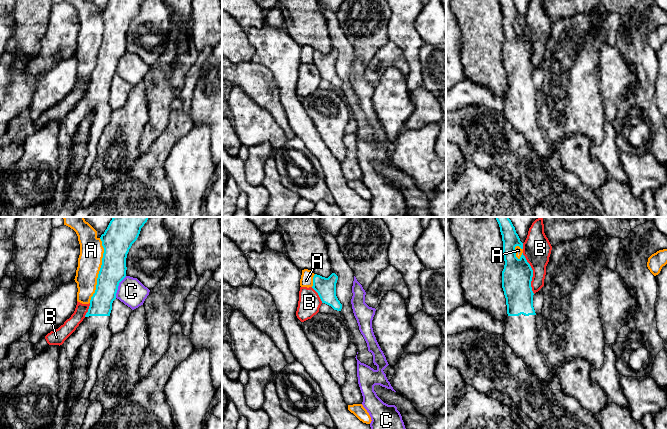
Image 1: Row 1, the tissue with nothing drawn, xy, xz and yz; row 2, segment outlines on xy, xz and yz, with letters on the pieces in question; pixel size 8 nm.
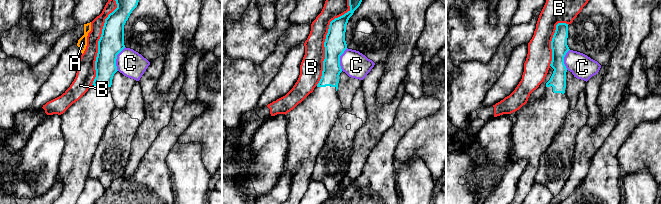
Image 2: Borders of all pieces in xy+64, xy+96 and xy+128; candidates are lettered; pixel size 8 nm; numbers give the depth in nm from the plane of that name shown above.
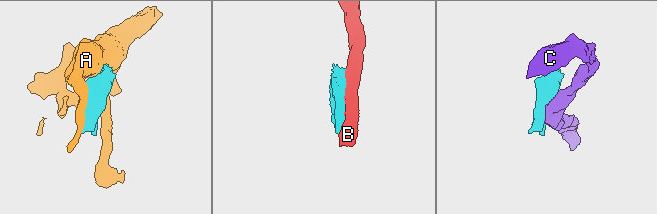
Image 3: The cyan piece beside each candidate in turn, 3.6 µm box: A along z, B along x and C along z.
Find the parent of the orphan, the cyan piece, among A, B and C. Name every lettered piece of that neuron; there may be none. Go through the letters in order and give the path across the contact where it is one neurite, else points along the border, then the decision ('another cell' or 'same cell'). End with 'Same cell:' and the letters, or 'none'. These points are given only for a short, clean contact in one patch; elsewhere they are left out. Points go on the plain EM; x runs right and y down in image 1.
A: another cell
B: another cell
C: border xy (126, 52), (119, 59), (115, 73); another cell
Same cell: none

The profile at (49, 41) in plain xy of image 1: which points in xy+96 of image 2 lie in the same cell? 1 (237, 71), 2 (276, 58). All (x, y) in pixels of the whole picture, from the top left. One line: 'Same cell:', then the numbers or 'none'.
Same cell: none

